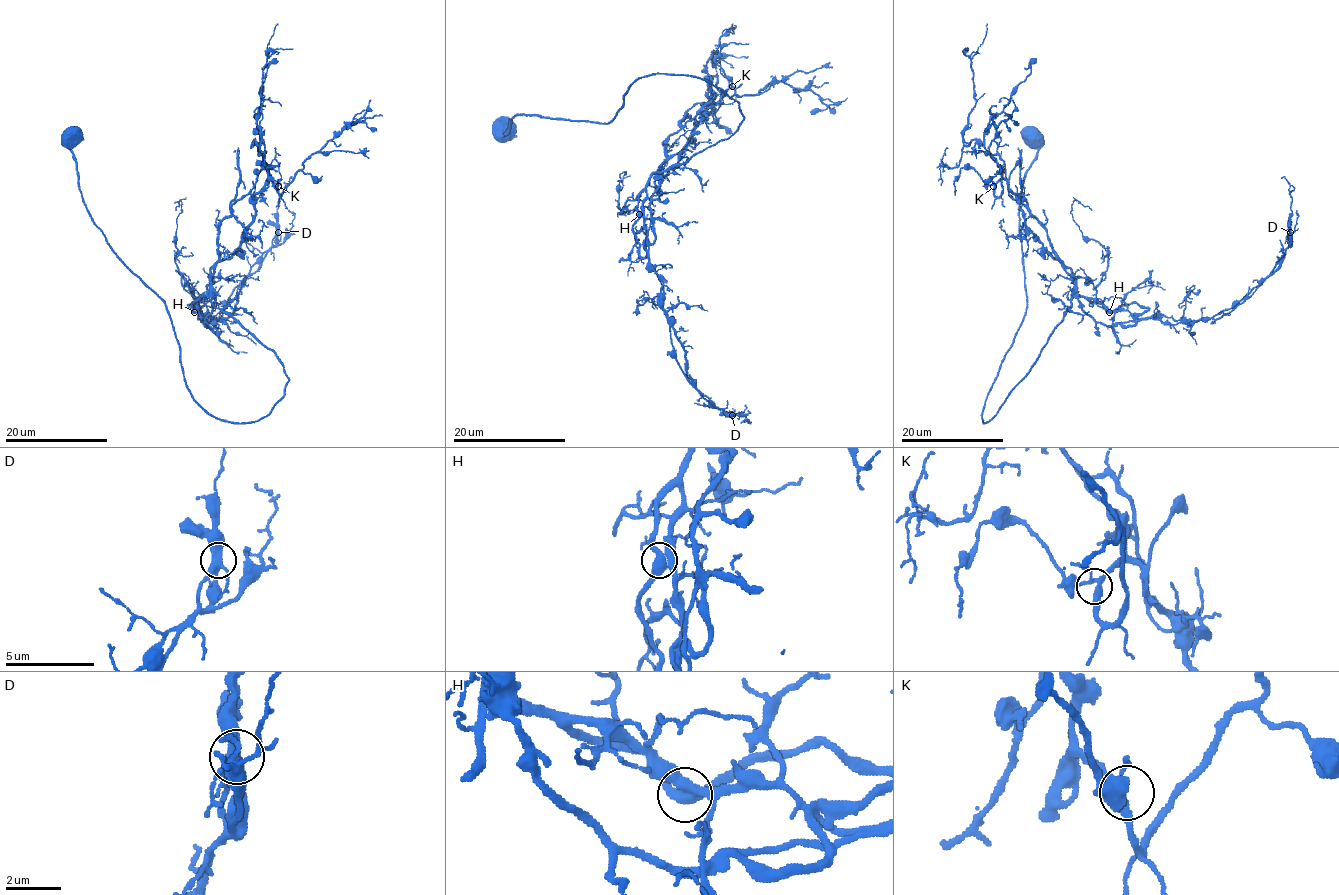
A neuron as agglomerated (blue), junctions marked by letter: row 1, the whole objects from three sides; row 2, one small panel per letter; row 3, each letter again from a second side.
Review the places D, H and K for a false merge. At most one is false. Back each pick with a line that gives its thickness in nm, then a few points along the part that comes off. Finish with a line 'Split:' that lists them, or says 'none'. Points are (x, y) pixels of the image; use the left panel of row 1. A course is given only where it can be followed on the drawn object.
Split: none

